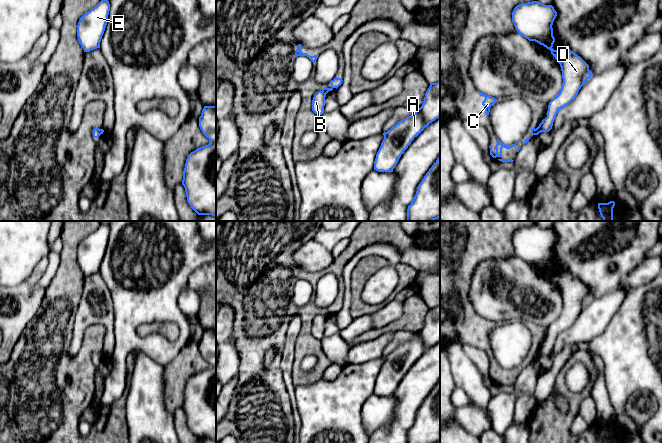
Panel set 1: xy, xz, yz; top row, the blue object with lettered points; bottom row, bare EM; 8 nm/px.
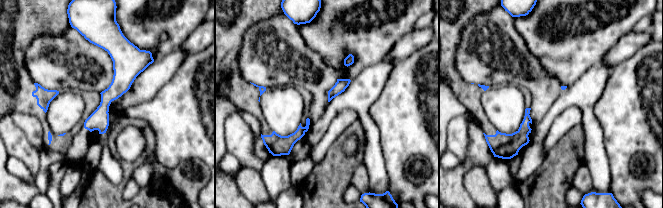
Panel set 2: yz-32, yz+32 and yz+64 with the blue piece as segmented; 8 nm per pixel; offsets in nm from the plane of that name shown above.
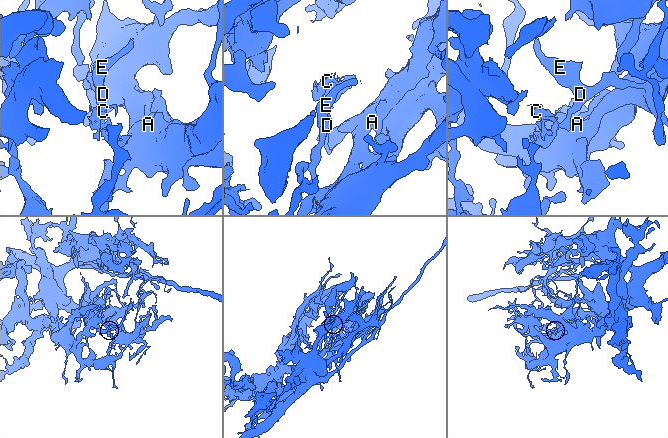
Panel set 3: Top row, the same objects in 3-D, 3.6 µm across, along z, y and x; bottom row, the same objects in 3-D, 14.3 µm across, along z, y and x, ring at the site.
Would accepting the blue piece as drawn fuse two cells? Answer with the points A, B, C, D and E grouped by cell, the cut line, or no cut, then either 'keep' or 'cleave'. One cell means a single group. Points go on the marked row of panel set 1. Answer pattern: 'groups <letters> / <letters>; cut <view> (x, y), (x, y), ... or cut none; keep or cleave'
groups A B D E / C; cut xz (322, 90), (326, 93); cleave

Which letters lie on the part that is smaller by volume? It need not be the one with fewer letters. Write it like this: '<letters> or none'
C

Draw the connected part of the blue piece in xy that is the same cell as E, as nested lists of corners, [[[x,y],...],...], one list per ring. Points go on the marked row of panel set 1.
[[[101,0],[93,9],[80,18],[77,25],[77,37],[84,52],[100,48],[109,11],[109,1]]]

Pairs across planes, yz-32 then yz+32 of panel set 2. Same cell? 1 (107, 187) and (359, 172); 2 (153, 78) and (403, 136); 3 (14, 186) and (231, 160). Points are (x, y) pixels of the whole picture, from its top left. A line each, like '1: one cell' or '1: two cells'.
1: two cells
2: two cells
3: two cells

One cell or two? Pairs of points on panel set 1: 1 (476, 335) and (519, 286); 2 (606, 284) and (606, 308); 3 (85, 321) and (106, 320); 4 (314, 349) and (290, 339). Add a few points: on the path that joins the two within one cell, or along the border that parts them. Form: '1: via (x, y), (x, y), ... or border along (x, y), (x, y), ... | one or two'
1: border along (471, 305), (475, 312), (493, 320), (497, 324) | two
2: border along (618, 286), (593, 299) | two
3: via (90, 319), (101, 319) | one
4: border along (301, 318), (301, 329), (294, 344) | two

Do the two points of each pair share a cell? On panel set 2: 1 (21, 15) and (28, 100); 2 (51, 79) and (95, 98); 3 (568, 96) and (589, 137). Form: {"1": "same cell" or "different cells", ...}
{"1": "same cell", "2": "different cells", "3": "same cell"}

